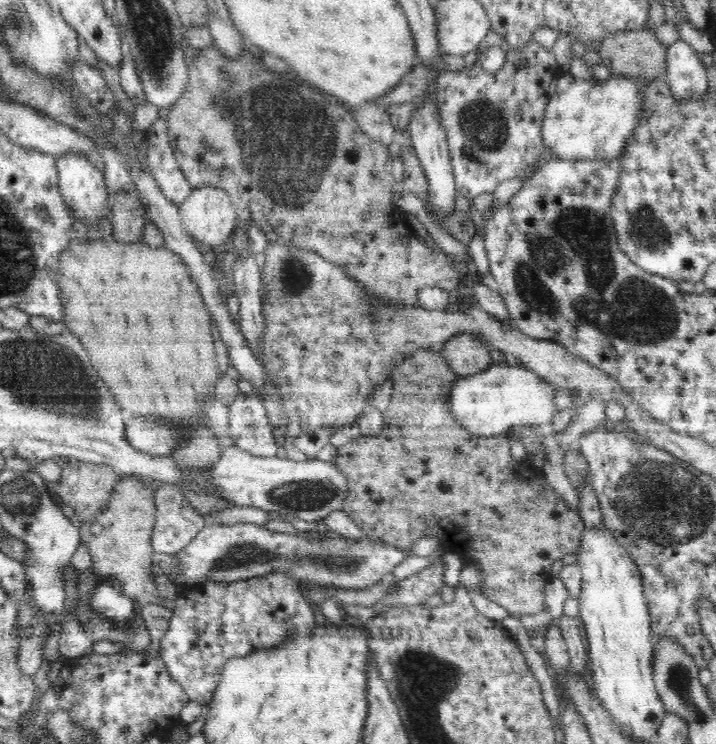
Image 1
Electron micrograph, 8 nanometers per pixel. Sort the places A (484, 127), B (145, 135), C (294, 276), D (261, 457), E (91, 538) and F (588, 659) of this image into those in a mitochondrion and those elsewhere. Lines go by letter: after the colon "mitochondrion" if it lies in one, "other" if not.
A: mitochondrion
B: other
C: mitochondrion
D: other
E: other
F: other

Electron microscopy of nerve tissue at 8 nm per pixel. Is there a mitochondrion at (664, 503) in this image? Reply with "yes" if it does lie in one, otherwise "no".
yes

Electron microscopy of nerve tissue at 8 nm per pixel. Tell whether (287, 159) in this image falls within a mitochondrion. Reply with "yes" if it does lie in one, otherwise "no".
yes

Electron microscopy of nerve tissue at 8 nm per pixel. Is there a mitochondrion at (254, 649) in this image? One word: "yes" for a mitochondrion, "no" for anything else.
no

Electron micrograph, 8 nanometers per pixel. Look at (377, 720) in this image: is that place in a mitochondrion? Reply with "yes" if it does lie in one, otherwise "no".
no

